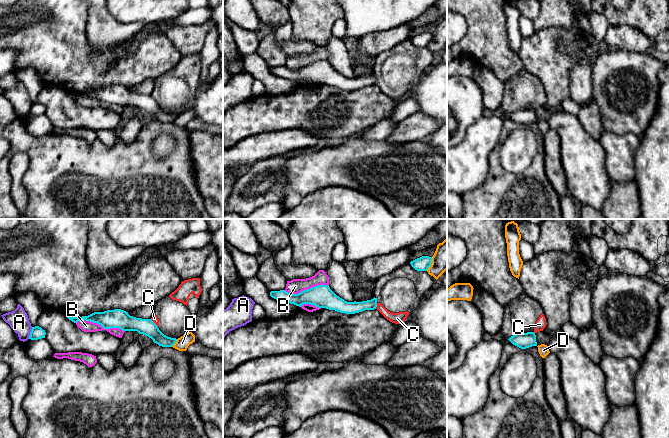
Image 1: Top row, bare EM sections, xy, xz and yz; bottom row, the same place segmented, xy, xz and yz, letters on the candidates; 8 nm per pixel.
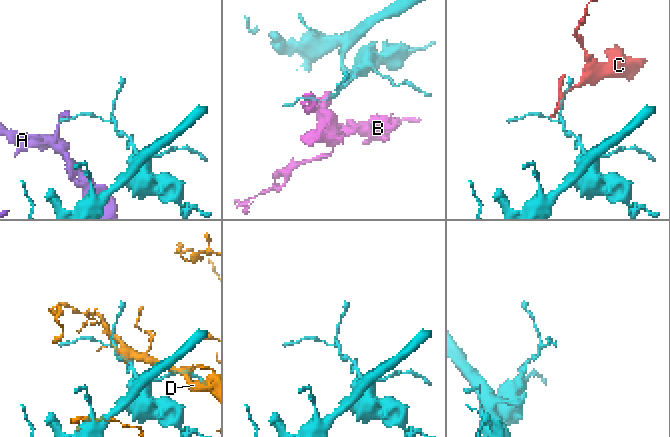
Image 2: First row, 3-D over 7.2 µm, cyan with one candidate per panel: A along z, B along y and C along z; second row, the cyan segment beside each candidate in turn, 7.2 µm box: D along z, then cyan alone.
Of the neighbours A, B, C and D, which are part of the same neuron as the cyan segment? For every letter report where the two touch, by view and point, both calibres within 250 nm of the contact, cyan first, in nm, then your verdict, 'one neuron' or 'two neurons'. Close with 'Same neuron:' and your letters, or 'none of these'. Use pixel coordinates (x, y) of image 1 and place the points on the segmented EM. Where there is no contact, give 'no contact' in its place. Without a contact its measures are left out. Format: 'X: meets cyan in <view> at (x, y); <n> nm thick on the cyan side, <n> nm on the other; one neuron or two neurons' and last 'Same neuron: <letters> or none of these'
A: meets cyan in xy at (30, 333); 100 nm thick on the cyan side, 160 nm on the other; two neurons
B: meets cyan in xy at (100, 324); 160 nm thick on the cyan side, 90 nm on the other; two neurons
C: meets cyan in xz at (376, 306); 100 nm thick on the cyan side, 90 nm on the other; two neurons
D: meets cyan in xz at (431, 263); 110 nm thick on the cyan side, 200 nm on the other; two neurons
Same neuron: none of these

